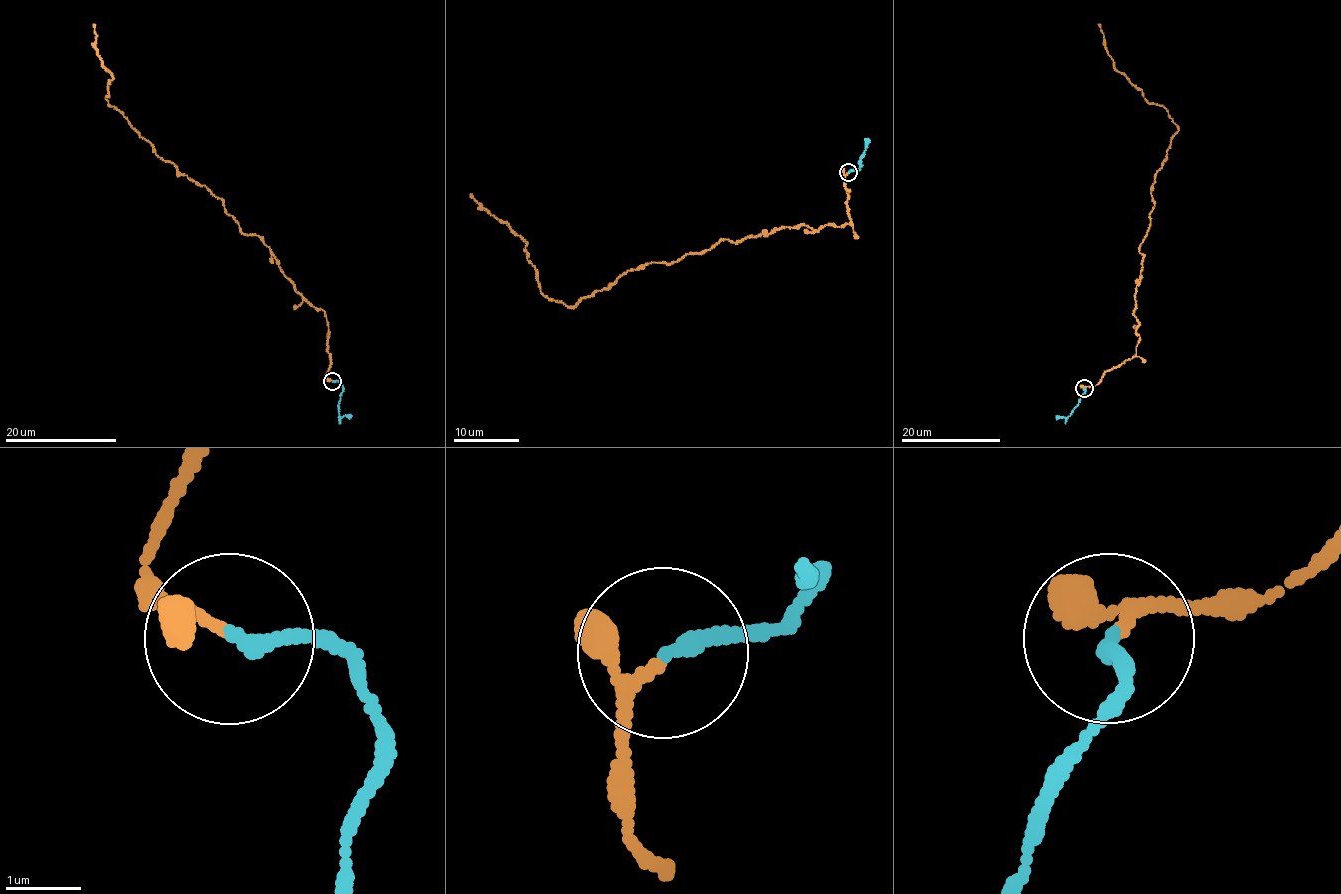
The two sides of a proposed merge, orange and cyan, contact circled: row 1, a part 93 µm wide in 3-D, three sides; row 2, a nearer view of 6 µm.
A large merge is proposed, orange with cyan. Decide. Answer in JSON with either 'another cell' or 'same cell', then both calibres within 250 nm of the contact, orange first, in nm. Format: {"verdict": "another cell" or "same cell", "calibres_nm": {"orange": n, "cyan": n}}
{"verdict": "same cell", "calibres_nm": {"orange": 130, "cyan": 200}}

